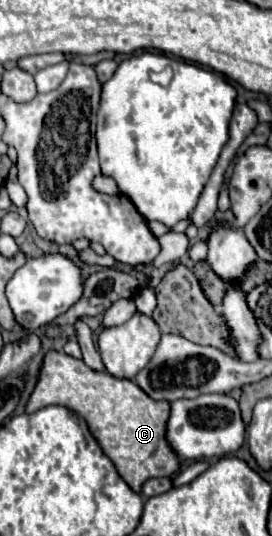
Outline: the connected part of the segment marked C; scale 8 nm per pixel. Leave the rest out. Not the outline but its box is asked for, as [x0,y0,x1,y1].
[26,351,182,491]

